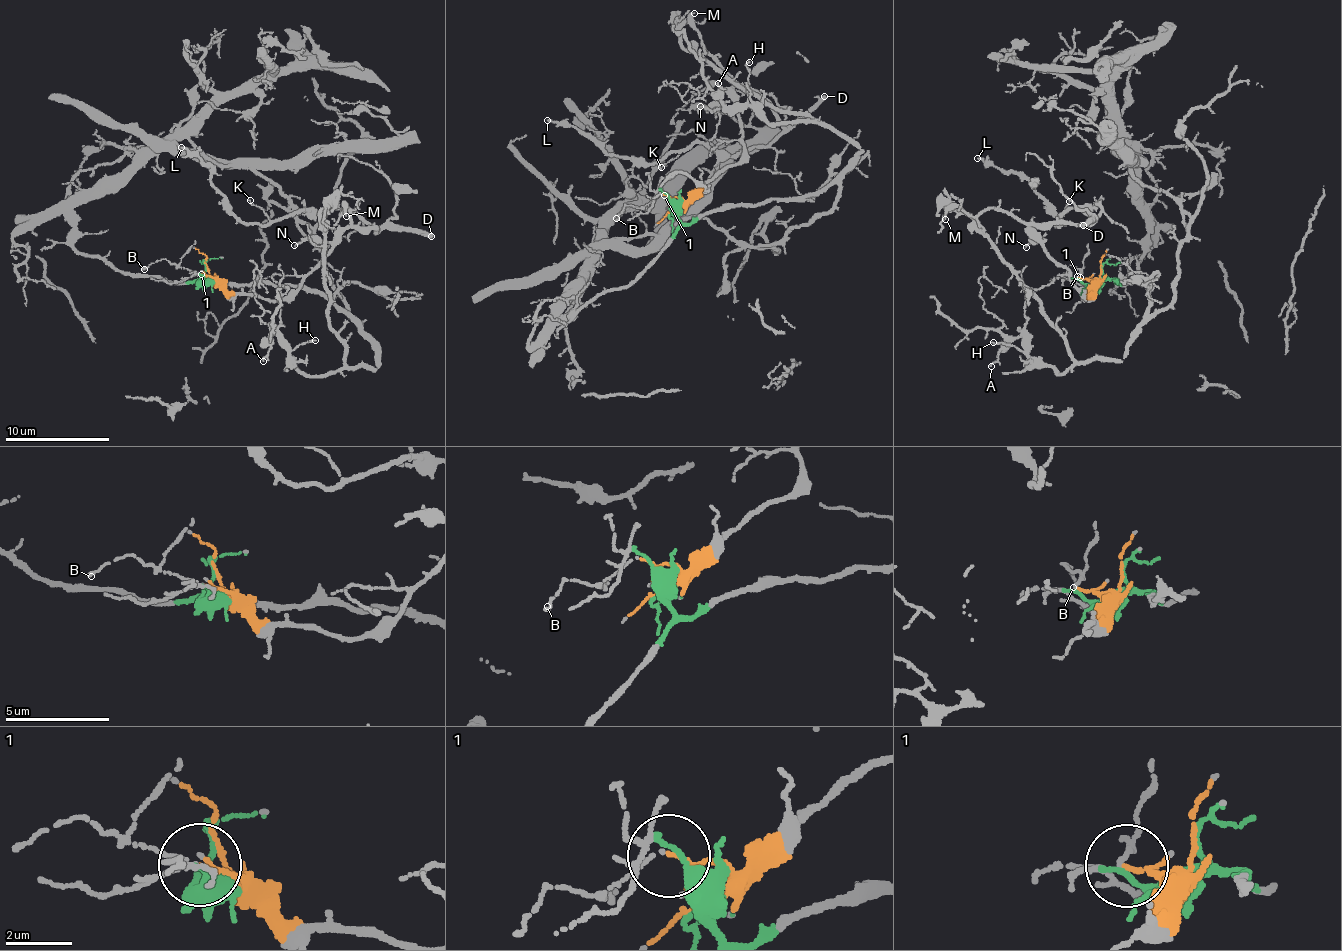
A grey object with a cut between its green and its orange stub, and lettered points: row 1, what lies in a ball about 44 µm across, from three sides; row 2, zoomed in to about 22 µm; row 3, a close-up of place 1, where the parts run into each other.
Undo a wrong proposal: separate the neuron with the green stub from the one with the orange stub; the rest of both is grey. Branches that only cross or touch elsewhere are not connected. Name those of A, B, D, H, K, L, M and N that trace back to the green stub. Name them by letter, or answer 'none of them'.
A, H

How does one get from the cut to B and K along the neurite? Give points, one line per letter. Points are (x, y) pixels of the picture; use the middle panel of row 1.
B: (677, 208), (683, 205), (678, 197), (659, 194), (641, 207), (627, 204), (616, 219)
K: (677, 208), (740, 159), (735, 87), (759, 93), (784, 131), (763, 147), (723, 156), (693, 142), (660, 168)

